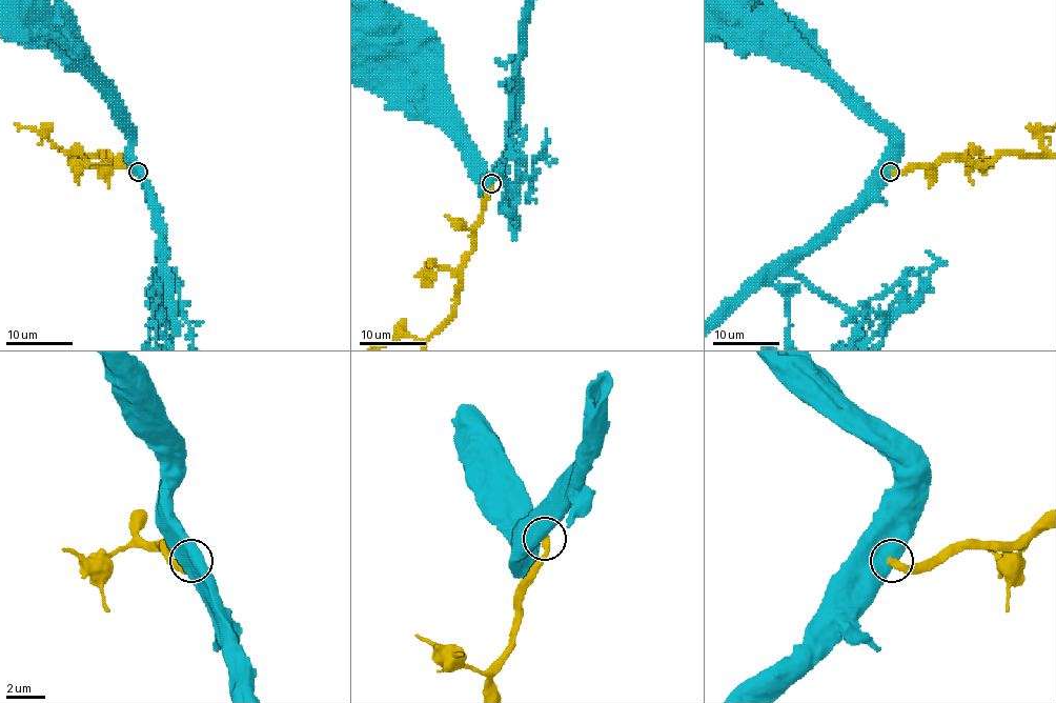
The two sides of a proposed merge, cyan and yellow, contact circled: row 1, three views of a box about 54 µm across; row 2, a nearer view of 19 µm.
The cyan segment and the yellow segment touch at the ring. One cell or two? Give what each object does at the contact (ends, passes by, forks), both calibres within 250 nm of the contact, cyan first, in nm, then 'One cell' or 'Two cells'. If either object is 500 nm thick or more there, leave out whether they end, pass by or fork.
Thickness 900 nm (cyan) against 360 nm. Two cells

